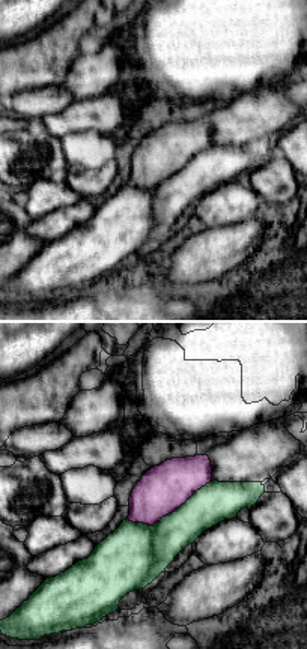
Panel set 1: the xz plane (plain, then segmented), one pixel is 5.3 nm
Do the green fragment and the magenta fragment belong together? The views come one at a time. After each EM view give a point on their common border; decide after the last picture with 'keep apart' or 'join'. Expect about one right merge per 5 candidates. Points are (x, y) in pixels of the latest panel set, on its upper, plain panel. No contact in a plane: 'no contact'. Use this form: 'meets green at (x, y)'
meets green at (169, 178)

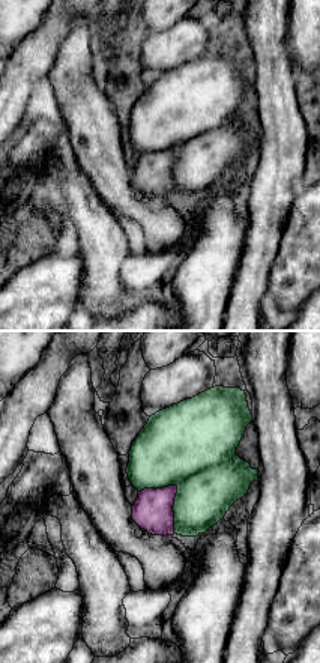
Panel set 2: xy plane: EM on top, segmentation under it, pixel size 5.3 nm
meets green at (178, 155)

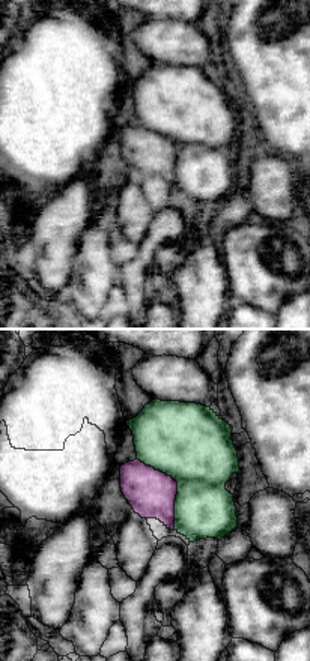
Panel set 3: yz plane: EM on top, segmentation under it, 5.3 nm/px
meets green at (178, 150)

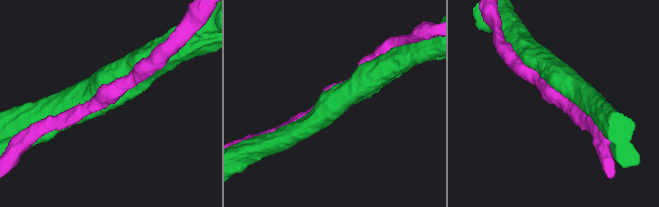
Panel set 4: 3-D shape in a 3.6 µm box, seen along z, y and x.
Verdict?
keep apart

